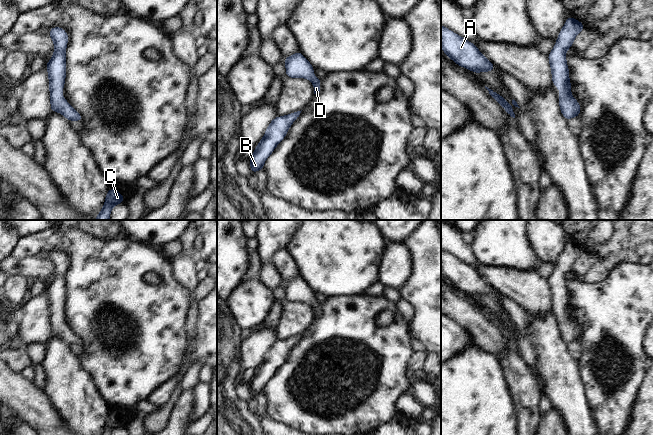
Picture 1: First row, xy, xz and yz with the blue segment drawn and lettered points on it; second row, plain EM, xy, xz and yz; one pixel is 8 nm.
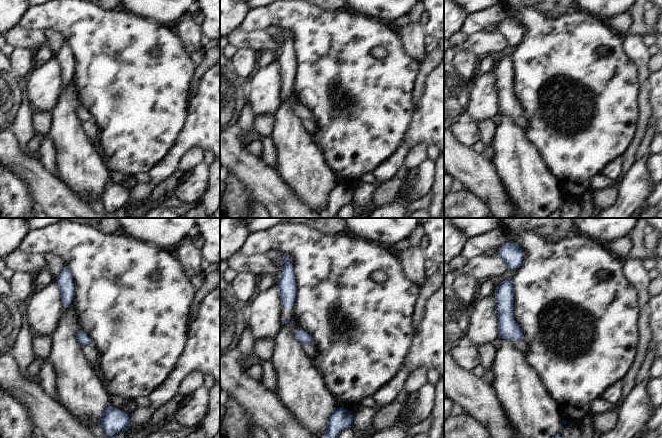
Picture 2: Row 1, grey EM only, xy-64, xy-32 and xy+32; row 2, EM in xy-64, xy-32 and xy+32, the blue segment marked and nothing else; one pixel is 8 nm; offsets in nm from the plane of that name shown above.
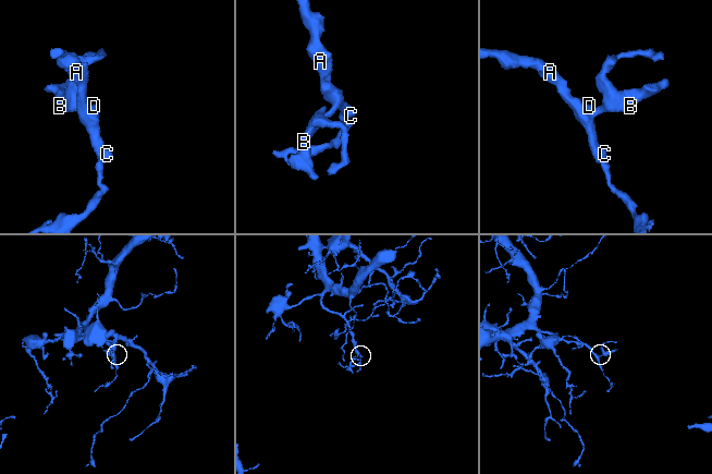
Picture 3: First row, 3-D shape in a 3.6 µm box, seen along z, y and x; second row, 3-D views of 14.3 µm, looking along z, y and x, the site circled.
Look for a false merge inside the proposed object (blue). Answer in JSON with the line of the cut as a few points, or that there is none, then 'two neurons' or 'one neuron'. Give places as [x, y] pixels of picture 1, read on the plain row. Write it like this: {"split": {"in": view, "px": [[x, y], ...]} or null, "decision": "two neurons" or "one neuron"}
{"split": null, "decision": "one neuron"}

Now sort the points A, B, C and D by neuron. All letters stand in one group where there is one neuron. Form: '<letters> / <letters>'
A B C D

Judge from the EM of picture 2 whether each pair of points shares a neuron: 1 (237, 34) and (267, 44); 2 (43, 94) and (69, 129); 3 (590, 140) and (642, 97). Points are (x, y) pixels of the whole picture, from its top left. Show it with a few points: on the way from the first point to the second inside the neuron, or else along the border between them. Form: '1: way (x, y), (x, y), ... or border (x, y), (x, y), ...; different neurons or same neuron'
1: way (244, 39), (260, 41); same neuron
2: border (64, 86), (58, 101), (51, 111); different neurons
3: border (640, 83), (636, 98), (638, 110), (636, 126); different neurons

